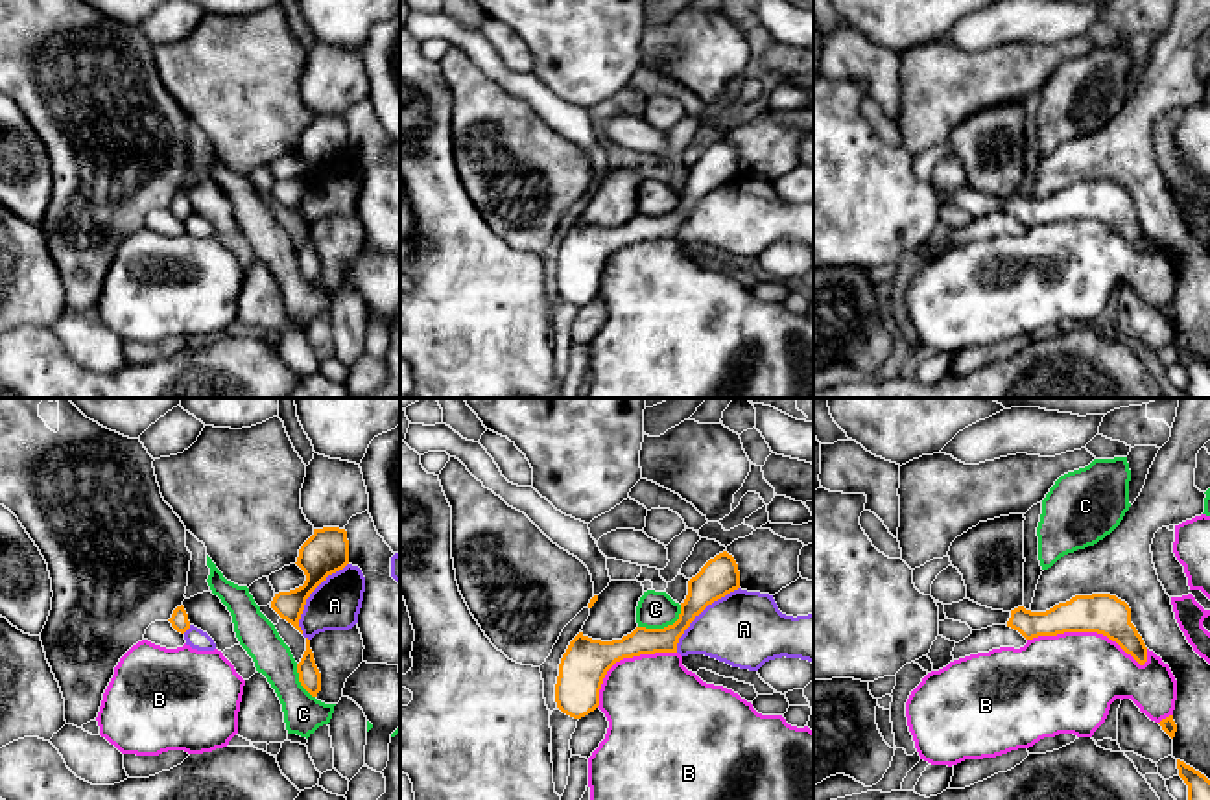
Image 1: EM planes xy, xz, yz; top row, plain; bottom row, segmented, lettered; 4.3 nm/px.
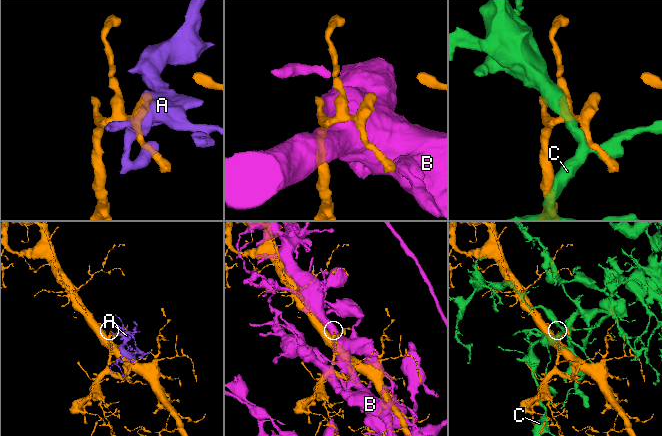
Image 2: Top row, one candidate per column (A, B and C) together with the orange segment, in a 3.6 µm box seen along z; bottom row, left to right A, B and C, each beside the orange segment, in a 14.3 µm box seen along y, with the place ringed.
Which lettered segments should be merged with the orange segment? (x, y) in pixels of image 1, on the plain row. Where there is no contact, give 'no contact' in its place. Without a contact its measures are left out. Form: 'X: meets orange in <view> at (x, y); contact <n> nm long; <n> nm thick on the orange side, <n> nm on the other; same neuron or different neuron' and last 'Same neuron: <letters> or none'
A: meets orange in xy at (308, 183); contact 380 nm long; 190 nm thick on the orange side, 220 nm on the other; different neuron
B: meets orange in yz at (1089, 218); contact 550 nm long; 180 nm thick on the orange side, 420 nm on the other; different neuron
C: meets orange in xz at (664, 214); contact 220 nm long; 140 nm thick on the orange side, 160 nm on the other; different neuron
Same neuron: none

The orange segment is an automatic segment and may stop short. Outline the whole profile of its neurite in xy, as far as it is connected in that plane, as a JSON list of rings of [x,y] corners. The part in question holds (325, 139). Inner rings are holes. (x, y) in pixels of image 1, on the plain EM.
[[[339,114],[314,116],[314,122],[301,133],[295,151],[306,162],[304,171],[275,181],[271,195],[302,221],[299,206],[306,186],[328,162],[349,151],[347,118]]]

